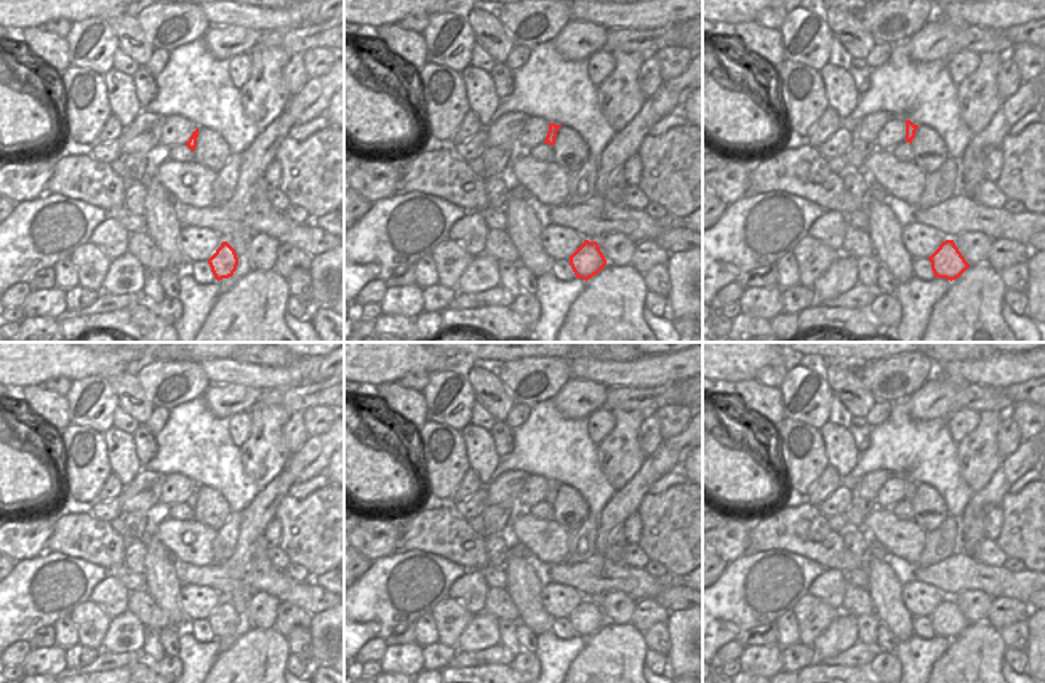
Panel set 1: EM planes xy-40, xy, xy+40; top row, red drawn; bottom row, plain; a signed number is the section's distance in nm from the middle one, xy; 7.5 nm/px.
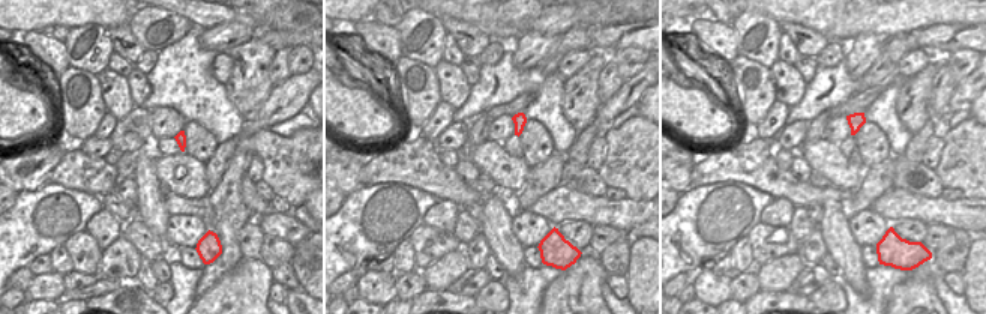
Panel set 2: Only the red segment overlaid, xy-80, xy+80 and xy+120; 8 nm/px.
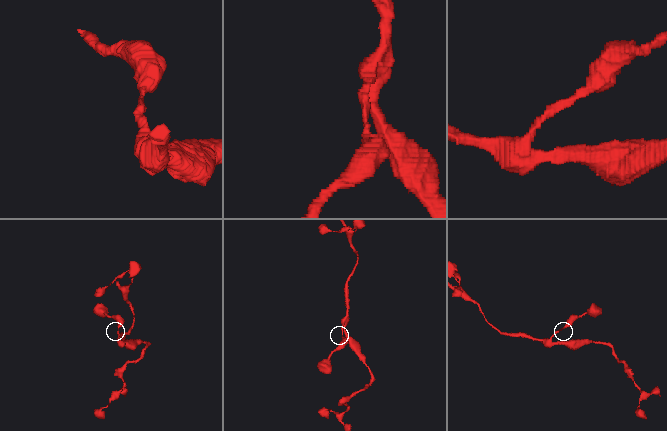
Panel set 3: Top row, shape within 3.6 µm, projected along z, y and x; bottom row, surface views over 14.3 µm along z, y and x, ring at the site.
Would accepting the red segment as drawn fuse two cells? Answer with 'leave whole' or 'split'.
leave whole

